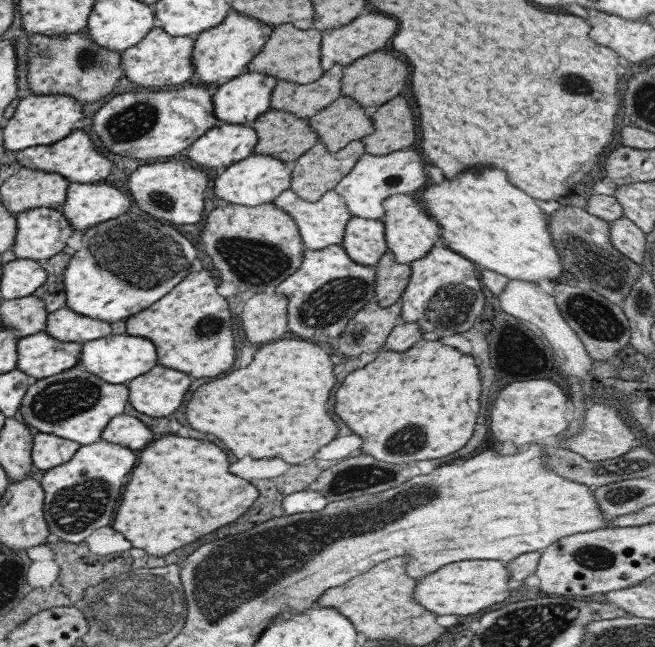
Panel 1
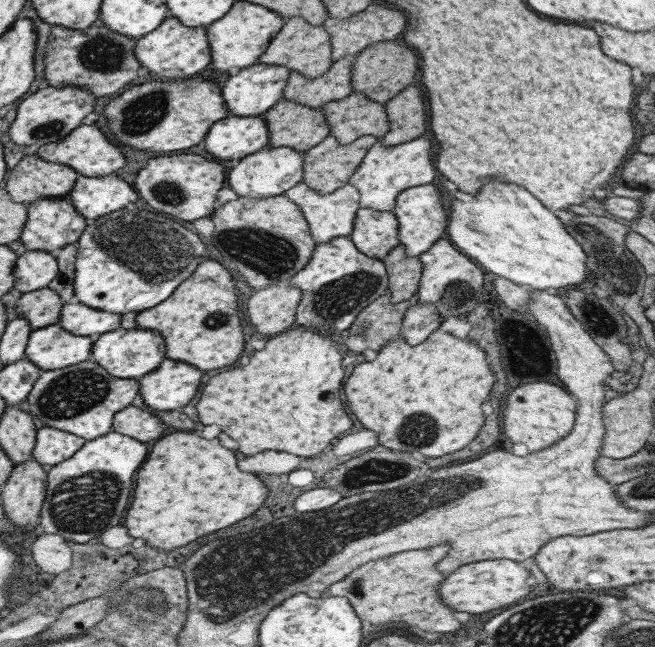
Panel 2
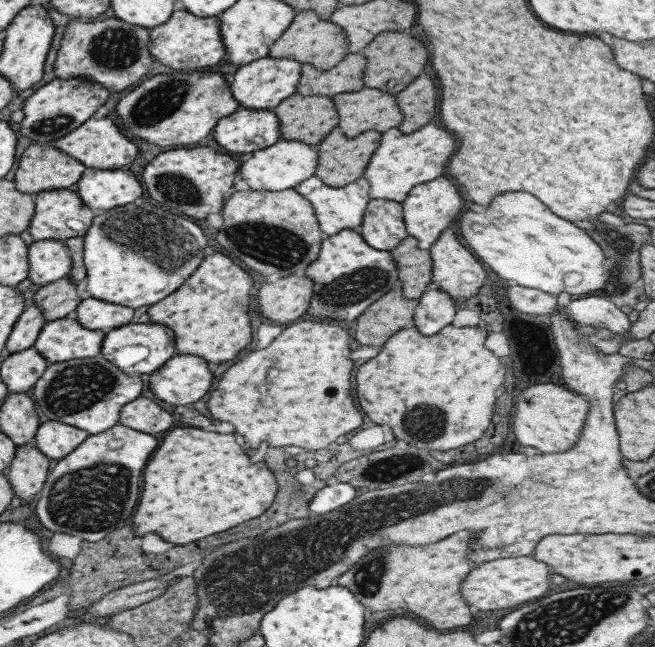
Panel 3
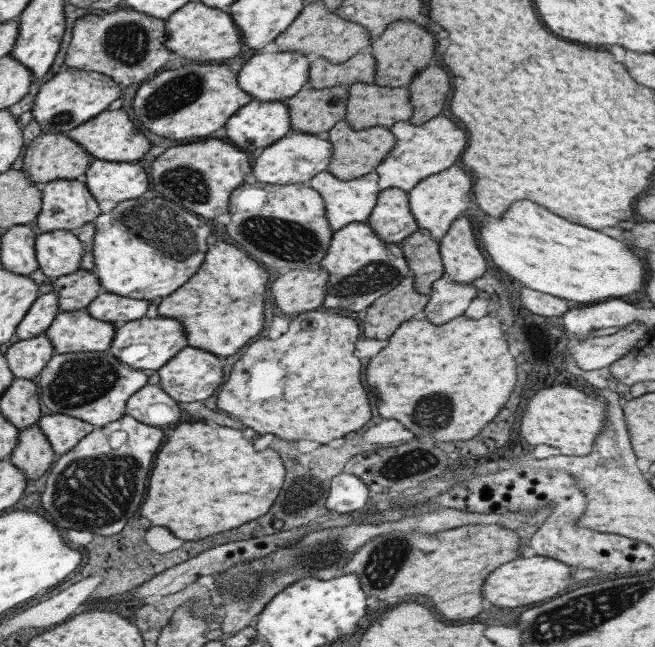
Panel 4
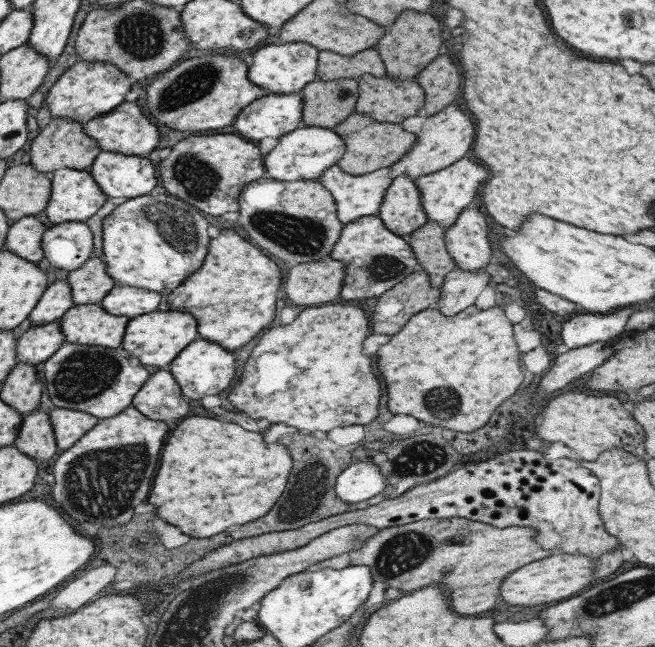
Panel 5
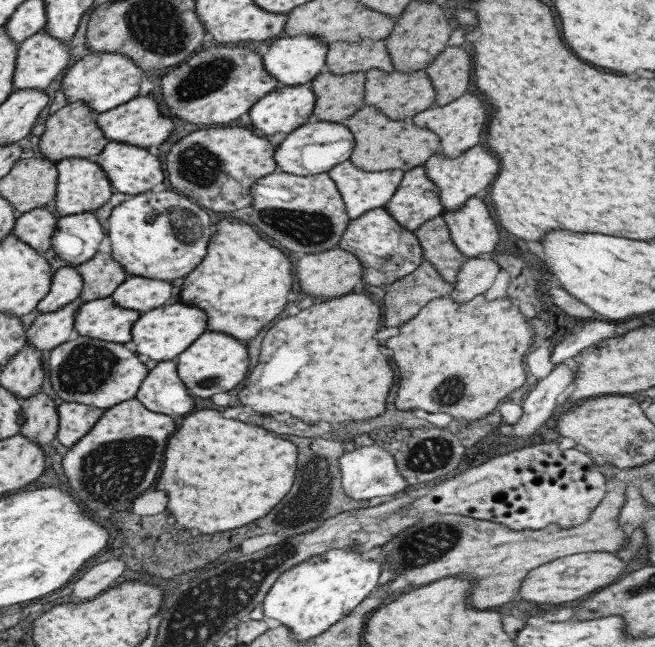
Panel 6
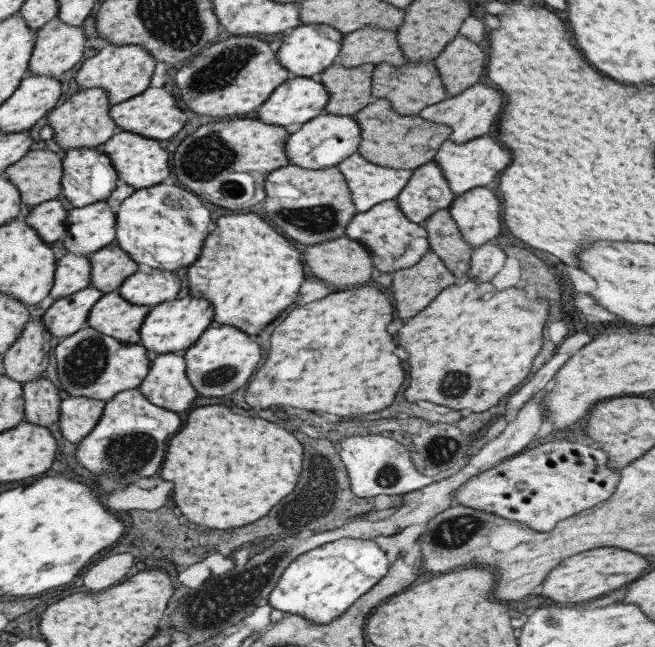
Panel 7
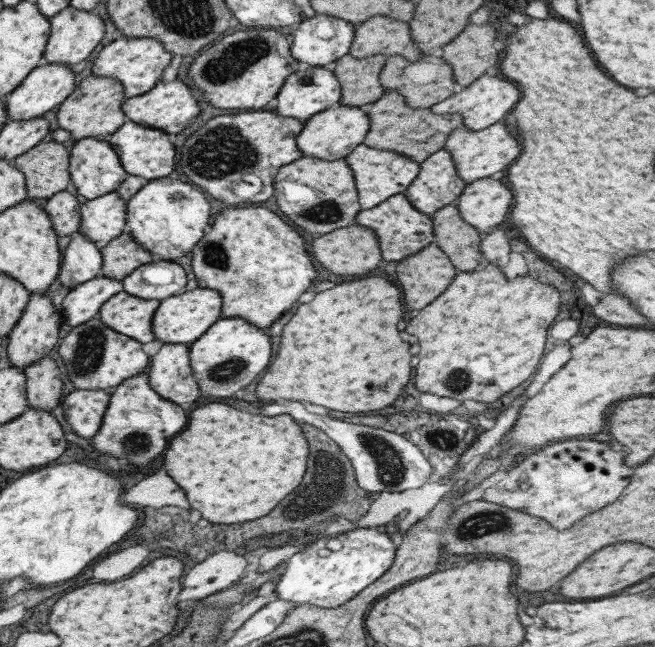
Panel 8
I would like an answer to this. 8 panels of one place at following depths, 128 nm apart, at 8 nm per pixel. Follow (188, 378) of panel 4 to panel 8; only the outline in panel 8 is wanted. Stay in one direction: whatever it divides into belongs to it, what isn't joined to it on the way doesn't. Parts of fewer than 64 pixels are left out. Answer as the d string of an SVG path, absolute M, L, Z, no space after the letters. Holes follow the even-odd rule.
M239 317L216 320L188 349L189 366L199 390L217 398L231 396L247 386L271 360L271 340L265 329Z

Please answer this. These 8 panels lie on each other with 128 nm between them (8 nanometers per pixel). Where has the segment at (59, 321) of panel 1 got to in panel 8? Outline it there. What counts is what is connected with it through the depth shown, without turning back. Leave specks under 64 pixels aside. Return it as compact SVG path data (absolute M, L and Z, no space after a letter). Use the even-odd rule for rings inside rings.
M152 260L121 280L123 291L141 299L163 299L183 293L185 270L175 261Z

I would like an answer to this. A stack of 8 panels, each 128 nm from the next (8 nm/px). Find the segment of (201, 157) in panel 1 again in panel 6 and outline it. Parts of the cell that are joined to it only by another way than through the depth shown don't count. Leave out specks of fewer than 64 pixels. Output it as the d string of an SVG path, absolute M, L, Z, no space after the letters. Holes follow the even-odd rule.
M308 83L277 86L274 91L255 102L247 112L248 127L261 135L290 133L311 121L315 94Z

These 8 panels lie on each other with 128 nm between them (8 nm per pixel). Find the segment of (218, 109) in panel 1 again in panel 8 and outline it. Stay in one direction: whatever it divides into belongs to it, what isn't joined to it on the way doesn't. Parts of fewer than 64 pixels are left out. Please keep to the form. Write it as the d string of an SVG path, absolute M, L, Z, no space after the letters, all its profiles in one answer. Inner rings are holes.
M315 14L289 36L291 56L302 64L324 66L348 53L356 26L341 18Z

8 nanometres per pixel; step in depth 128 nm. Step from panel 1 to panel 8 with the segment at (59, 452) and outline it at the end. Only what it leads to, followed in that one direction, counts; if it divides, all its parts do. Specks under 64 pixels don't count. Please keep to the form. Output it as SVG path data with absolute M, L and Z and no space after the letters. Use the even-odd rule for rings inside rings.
M74 389L60 402L65 422L80 438L92 438L99 430L109 402L109 391Z

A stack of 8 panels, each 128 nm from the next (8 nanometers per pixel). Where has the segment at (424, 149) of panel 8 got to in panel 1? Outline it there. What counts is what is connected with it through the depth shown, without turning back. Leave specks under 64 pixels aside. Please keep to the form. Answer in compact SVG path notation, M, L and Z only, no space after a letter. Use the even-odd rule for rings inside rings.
M359 140L351 141L337 152L329 152L325 149L323 143L314 144L309 150L306 150L300 158L292 162L291 184L289 189L297 195L297 197L307 201L315 202L319 200L323 193L331 190L343 176L347 175L358 159L364 153L365 147Z

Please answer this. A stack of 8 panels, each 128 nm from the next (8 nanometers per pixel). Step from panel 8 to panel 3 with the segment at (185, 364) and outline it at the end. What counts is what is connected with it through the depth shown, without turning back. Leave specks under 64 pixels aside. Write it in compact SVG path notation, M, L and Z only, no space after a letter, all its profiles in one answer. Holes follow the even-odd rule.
M139 395L122 406L117 423L143 433L157 434L173 424L173 417L159 401Z

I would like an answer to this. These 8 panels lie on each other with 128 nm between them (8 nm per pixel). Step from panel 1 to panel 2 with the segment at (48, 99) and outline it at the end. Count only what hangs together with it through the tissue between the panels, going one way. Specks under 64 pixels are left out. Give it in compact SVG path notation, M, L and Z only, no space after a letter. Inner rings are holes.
M48 86L38 89L17 106L15 120L8 129L9 137L19 147L39 147L57 142L80 126L81 120L87 114L94 112L95 101L96 97L93 94L79 87Z

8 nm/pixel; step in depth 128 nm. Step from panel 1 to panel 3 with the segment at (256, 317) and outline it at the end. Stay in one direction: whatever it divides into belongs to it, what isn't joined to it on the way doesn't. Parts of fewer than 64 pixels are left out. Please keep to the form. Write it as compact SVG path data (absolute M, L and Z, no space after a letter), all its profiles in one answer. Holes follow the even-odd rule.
M302 273L261 284L256 295L263 321L284 327L299 320L313 292L313 281Z

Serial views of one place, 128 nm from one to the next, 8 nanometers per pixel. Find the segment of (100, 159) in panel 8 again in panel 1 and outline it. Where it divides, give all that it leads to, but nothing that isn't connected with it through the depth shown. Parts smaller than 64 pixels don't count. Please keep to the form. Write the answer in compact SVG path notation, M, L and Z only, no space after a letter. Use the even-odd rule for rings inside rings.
M35 207L17 213L15 241L10 248L15 258L44 262L55 256L75 234L60 209Z

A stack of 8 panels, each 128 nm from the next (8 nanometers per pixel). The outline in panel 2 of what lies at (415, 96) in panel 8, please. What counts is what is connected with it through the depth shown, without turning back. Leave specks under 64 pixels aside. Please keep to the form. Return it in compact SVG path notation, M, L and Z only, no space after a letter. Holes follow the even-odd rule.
M352 91L343 99L321 107L330 135L346 145L361 136L381 138L388 132L388 115L384 104L372 102L365 94Z

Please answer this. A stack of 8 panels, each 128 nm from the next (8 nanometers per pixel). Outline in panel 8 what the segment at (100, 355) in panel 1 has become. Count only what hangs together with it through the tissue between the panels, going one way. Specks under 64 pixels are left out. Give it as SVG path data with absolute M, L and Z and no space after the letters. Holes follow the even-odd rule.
M199 288L163 299L151 318L153 337L163 343L191 344L216 320L221 319L221 297L213 289Z

